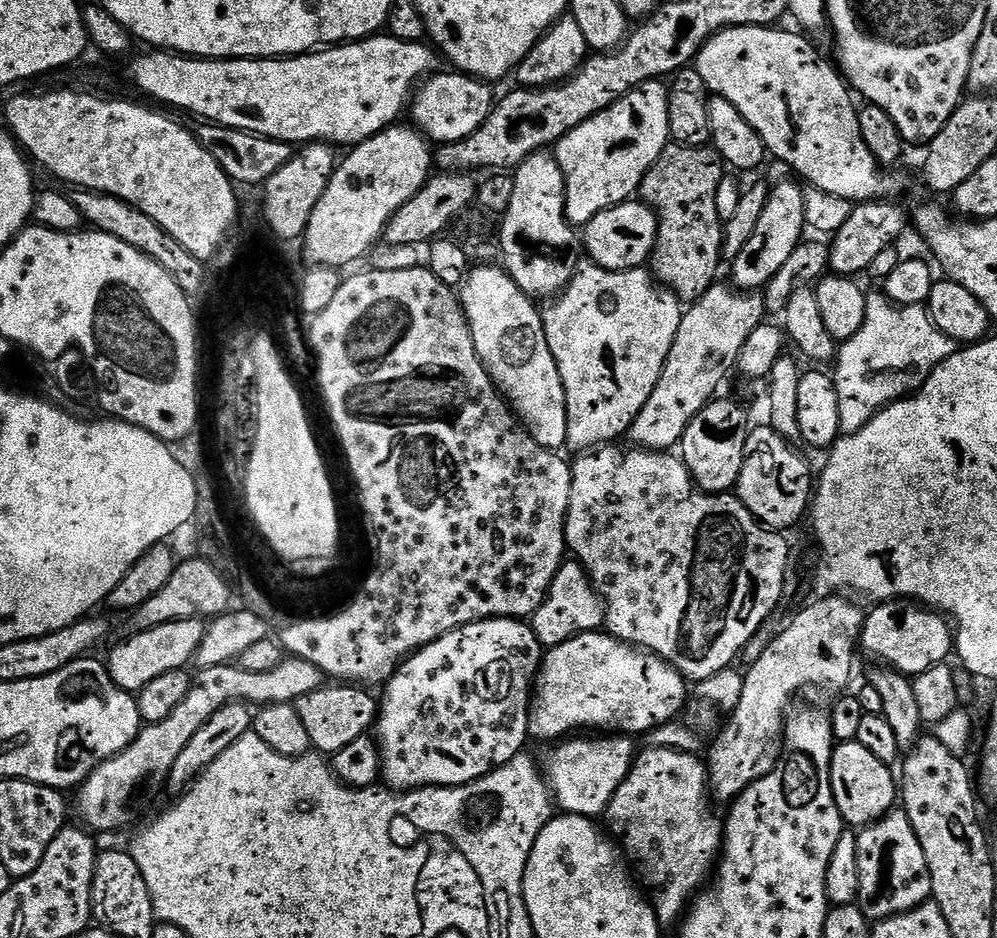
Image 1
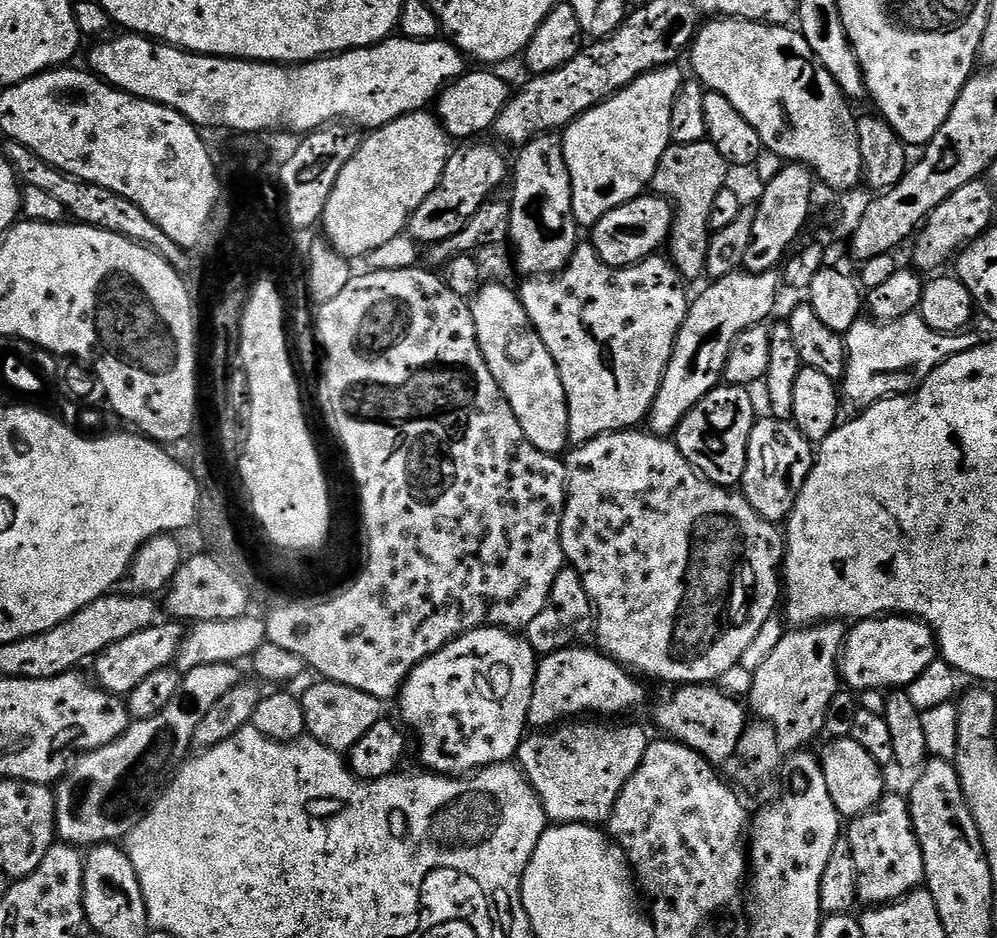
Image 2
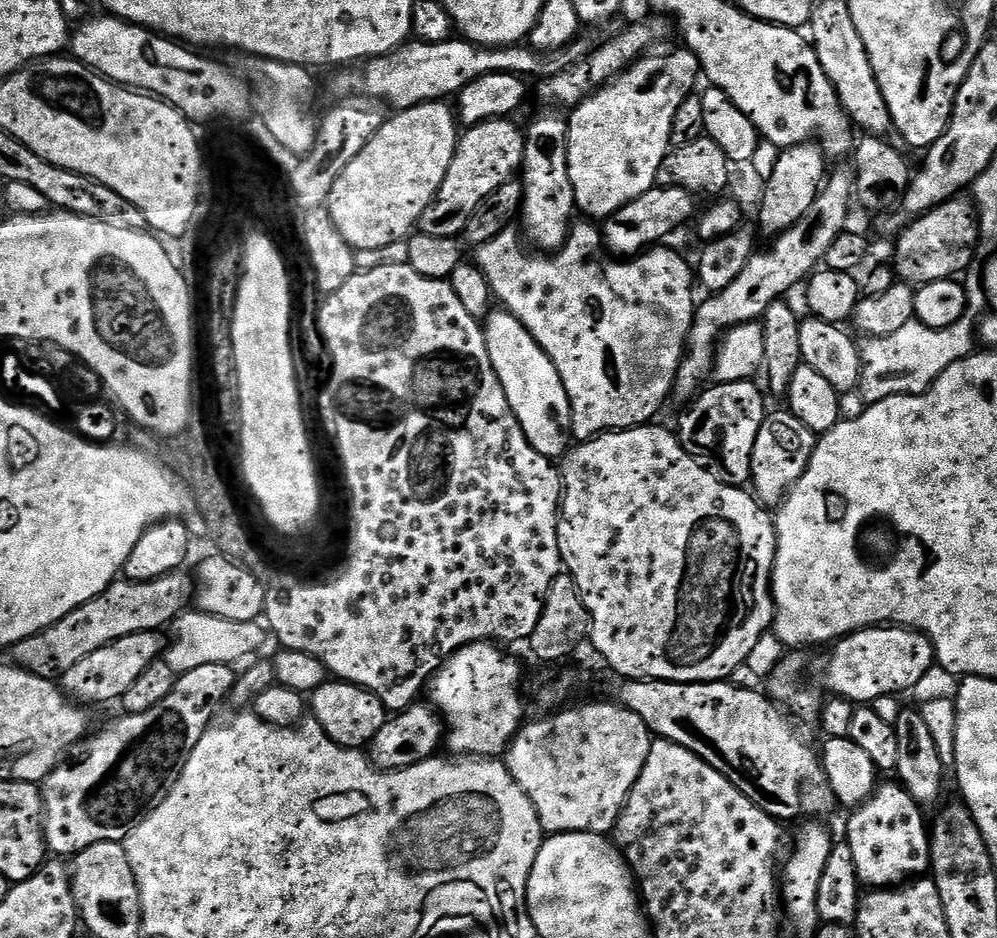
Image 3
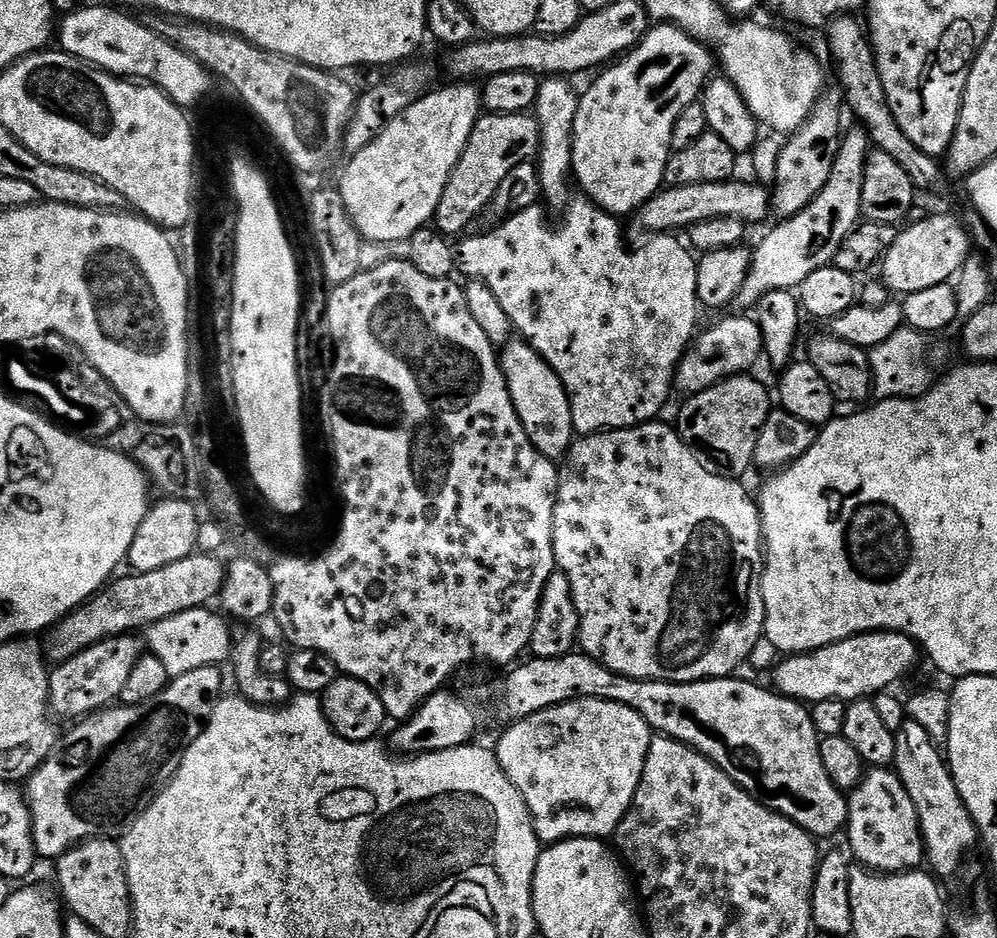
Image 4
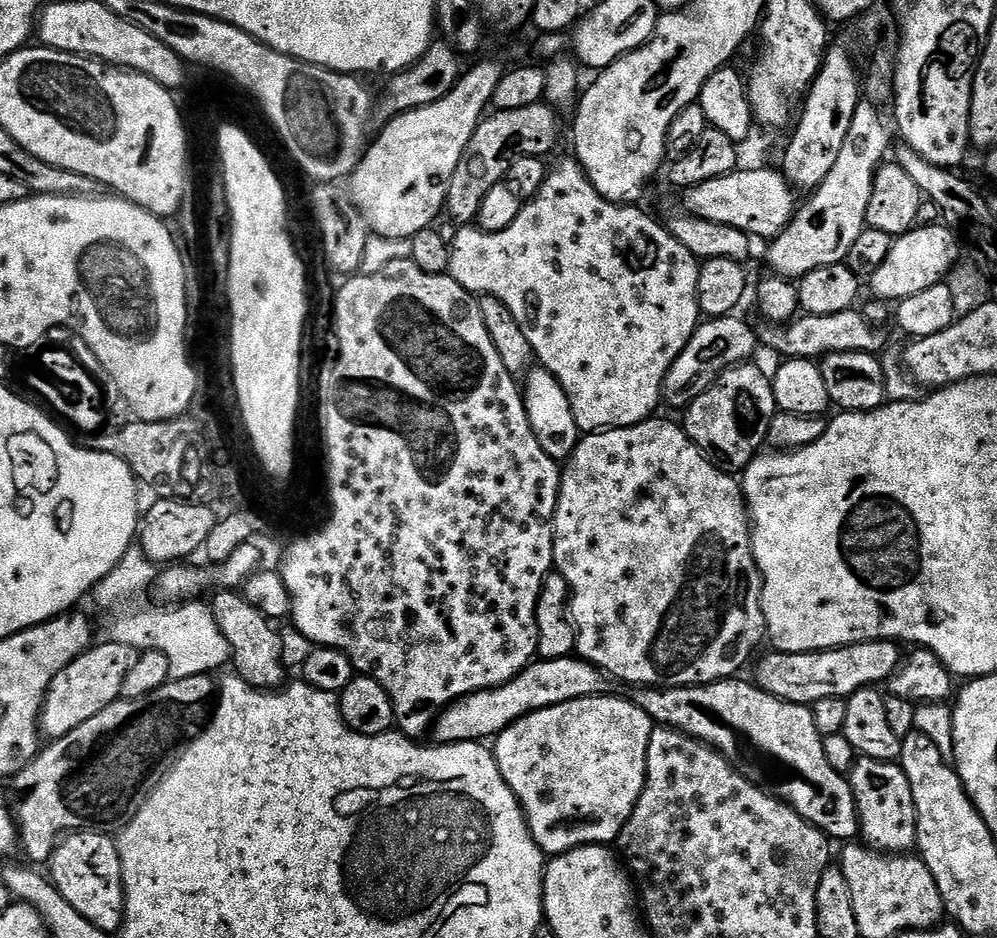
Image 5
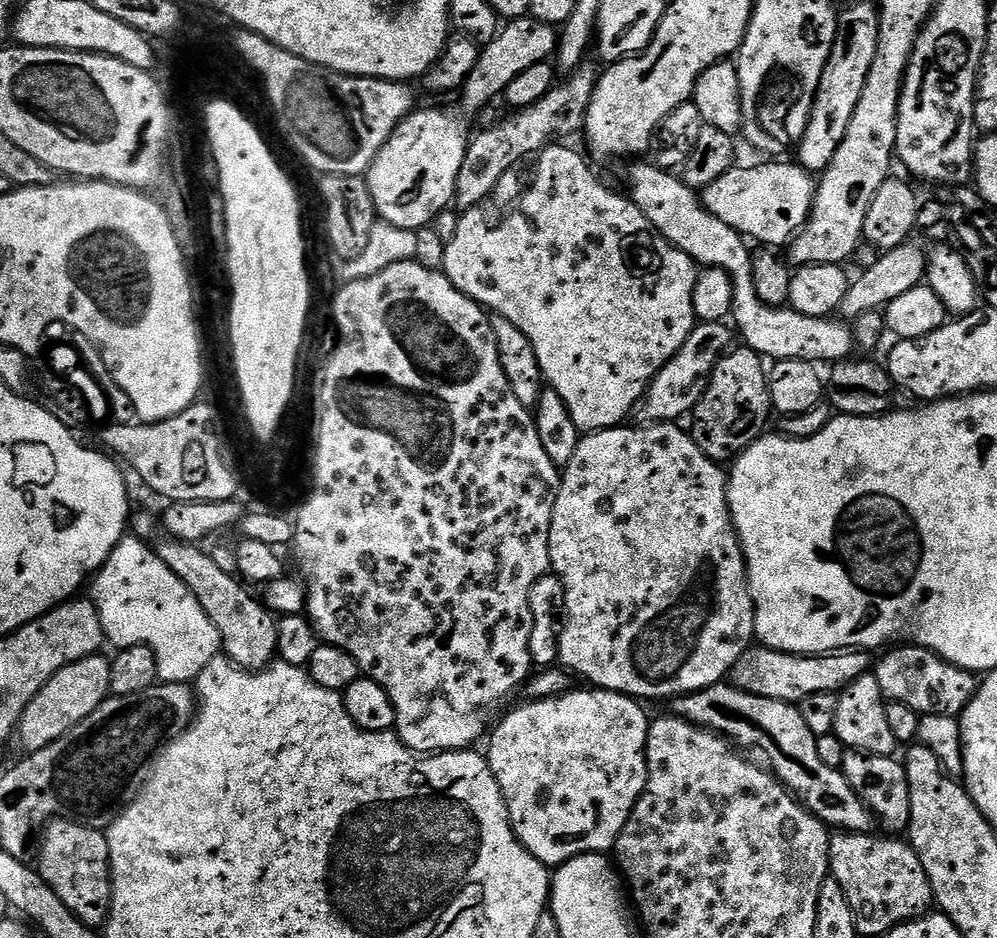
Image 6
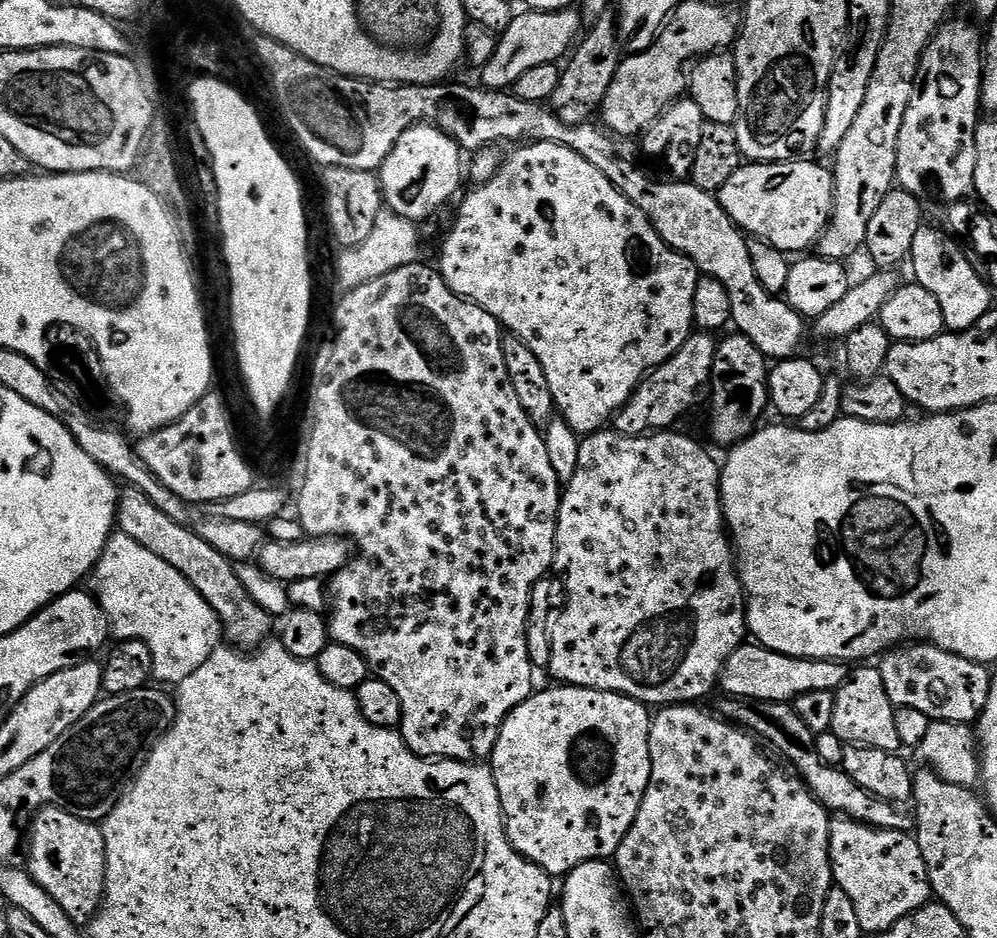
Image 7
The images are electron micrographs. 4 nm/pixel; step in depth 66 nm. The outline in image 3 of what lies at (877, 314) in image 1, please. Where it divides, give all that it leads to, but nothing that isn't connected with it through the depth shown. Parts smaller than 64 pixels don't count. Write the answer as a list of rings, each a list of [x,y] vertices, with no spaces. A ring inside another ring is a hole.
[[[969,306],[964,311],[964,316],[958,318],[958,322],[954,322],[954,326],[949,328],[931,328],[914,318],[906,322],[906,326],[901,326],[896,333],[886,334],[886,338],[865,339],[860,349],[860,357],[864,365],[858,389],[859,395],[864,395],[863,403],[865,405],[877,404],[891,396],[917,396],[925,392],[951,364],[977,351],[981,319],[981,313],[976,313],[975,307]]]

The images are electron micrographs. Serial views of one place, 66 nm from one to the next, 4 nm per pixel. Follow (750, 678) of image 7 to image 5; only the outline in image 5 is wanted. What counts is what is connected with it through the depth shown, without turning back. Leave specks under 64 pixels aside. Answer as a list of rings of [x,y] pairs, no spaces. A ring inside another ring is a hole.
[[[867,640],[861,644],[847,644],[844,648],[829,648],[826,652],[777,652],[769,651],[769,656],[757,659],[754,683],[766,694],[774,694],[774,698],[782,698],[791,704],[811,705],[818,698],[831,696],[850,697],[858,690],[883,685],[888,682],[902,659],[901,645],[891,640]]]

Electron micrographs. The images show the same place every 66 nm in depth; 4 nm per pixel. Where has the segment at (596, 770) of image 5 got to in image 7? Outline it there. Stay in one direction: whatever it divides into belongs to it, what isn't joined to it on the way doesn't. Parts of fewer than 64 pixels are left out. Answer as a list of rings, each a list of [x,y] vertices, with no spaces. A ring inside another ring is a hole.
[[[552,686],[556,688],[548,688],[545,692],[540,690],[533,691],[526,702],[522,702],[517,708],[504,720],[504,725],[500,728],[500,733],[496,739],[496,745],[490,757],[490,767],[494,774],[494,782],[498,786],[498,798],[502,806],[502,814],[504,815],[504,832],[508,835],[509,842],[512,843],[512,849],[519,856],[529,860],[549,876],[553,878],[563,878],[572,872],[578,866],[582,866],[582,862],[590,862],[591,860],[608,860],[615,857],[618,846],[622,842],[622,838],[626,838],[626,834],[630,830],[630,826],[634,822],[634,818],[638,814],[638,806],[642,806],[642,798],[646,794],[646,786],[650,782],[650,726],[652,725],[652,716],[649,709],[641,704],[638,700],[631,700],[629,696],[620,696],[617,692],[599,692],[597,688],[573,688],[571,686]]]

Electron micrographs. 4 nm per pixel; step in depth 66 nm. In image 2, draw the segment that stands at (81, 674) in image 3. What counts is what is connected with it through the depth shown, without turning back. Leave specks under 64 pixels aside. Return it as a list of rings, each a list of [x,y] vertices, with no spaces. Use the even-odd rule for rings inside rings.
[[[157,622],[138,634],[130,634],[130,638],[122,638],[122,642],[114,642],[105,652],[101,652],[94,660],[95,683],[112,695],[124,698],[130,690],[134,690],[134,686],[138,686],[138,682],[142,682],[147,675],[154,674],[154,670],[169,667],[175,661],[181,644],[184,643],[186,632],[185,629],[180,629],[183,627],[179,623],[167,623]]]

